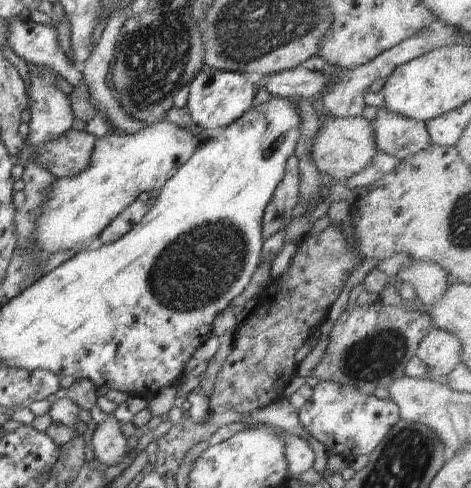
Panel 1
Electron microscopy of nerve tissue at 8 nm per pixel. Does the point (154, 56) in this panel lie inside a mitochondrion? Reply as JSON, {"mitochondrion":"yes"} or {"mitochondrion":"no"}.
{"mitochondrion":"yes"}

